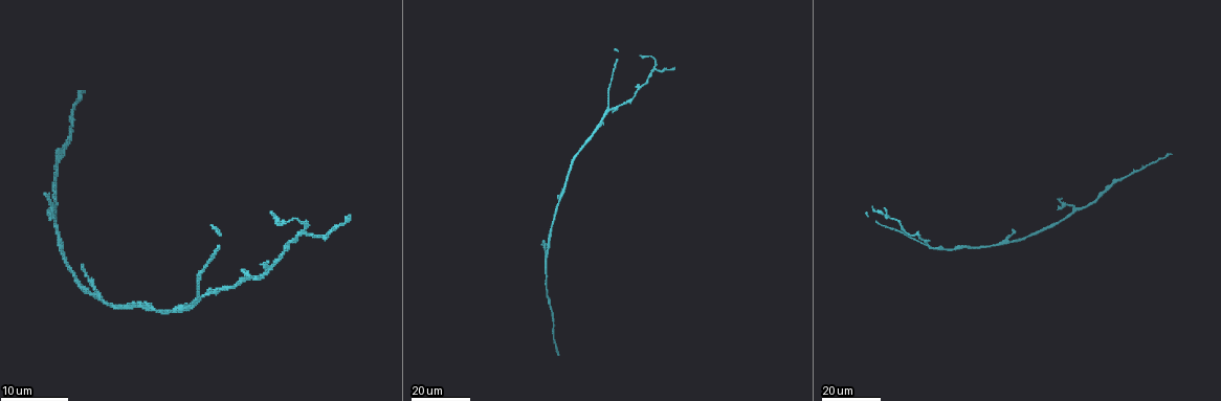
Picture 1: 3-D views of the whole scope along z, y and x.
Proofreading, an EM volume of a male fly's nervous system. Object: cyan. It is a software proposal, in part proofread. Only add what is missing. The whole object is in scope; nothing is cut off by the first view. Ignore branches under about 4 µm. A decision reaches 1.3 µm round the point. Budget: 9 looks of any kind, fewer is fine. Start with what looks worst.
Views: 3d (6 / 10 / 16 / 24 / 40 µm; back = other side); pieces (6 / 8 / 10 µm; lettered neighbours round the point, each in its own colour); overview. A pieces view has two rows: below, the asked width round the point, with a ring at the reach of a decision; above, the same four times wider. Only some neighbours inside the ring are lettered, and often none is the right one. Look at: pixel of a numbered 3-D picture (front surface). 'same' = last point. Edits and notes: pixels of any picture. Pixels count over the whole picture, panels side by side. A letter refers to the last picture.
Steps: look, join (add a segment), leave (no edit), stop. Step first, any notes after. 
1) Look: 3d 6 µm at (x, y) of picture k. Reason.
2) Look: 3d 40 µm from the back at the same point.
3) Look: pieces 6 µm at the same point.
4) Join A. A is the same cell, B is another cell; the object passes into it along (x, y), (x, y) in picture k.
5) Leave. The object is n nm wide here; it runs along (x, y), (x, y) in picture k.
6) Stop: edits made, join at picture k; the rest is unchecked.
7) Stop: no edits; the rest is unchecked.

Look: 3d 16 µm at (211, 228) of picture 1. End of a long branch.

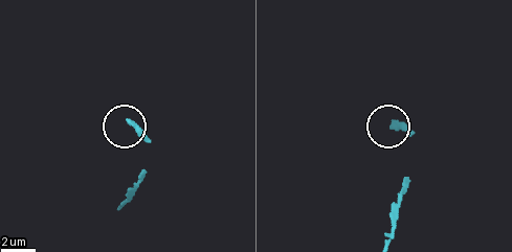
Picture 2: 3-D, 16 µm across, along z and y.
Look: pieces 6 µm at (129, 120) of picture 2.

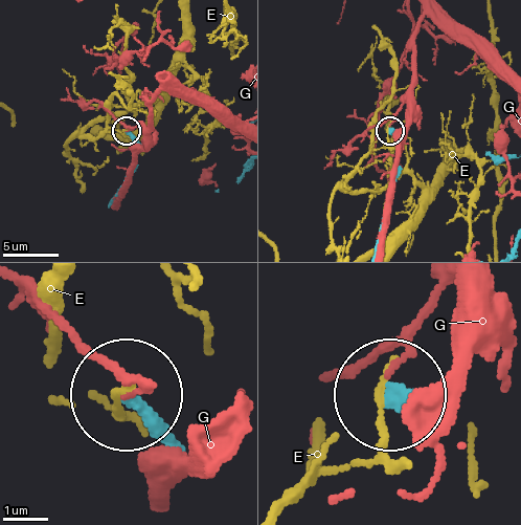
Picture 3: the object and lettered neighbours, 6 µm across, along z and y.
Leave. E and G are other cells; none of them fits.

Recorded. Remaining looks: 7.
Look: 3d 16 µm at (929, 239) of picture 1. Branch stops here.

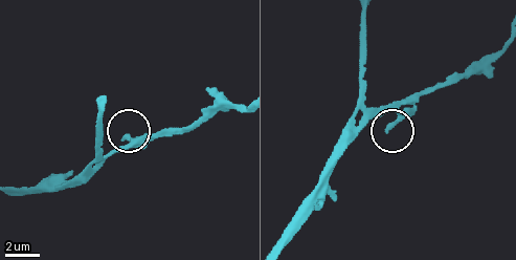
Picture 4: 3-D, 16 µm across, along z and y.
Look: pieces 10 µm at (123, 138) of picture 4.

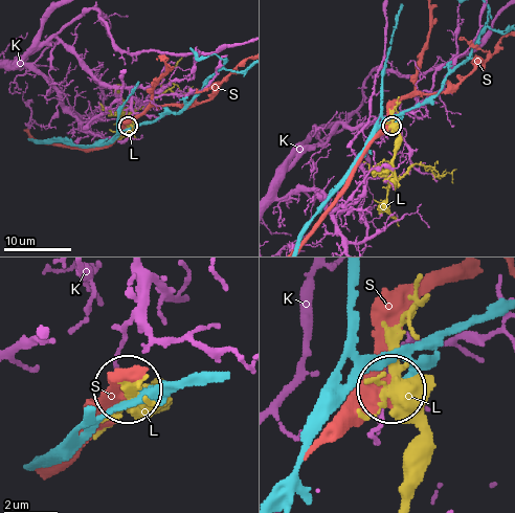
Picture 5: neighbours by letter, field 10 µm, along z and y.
Leave. K, L and S are other cells; it runs along (330, 410), (363, 377), (397, 363), (406, 371), (393, 388) in picture 5; none of them fits.

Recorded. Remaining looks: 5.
Look: 3d 24 µm at (1012, 231) of picture 1. An open end.

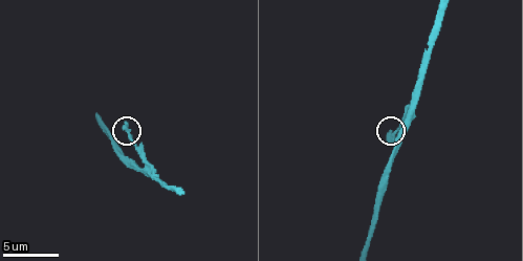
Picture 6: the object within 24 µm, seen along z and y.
Look: pieces 6 µm at (125, 121) of picture 6.

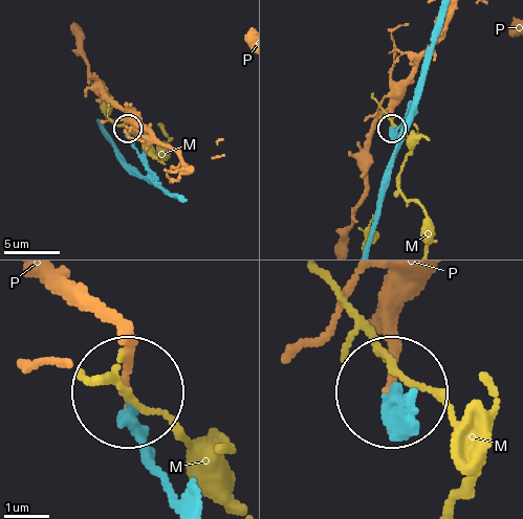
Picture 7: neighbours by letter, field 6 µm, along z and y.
Leave. M and P are other cells; no lettered segment goes on from it.

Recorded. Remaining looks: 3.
Look: 3d 16 µm at (1169, 155) of picture 1. Long arm stops here.

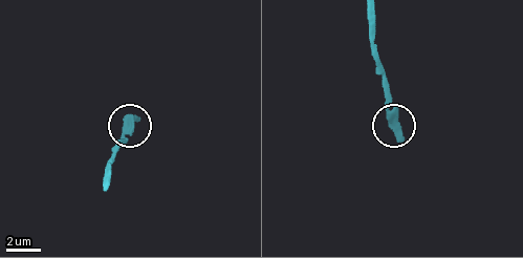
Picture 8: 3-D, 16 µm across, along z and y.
Look: pieces 10 µm at (403, 141) of picture 8.

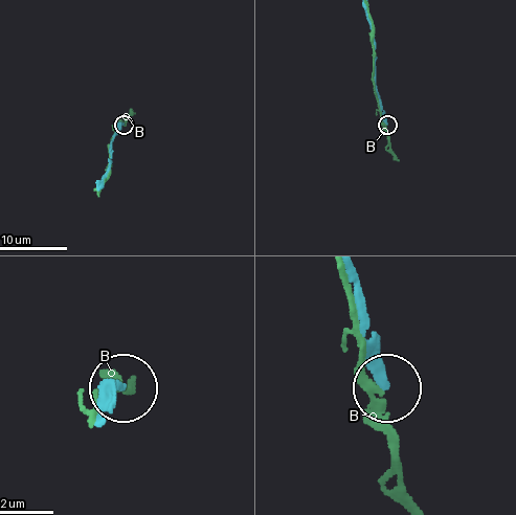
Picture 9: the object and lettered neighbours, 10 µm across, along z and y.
Leave. The object is 240 nm wide here; B is another cell; none of them fits.

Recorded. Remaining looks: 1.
Stop: no edits; the rest is unchecked.

